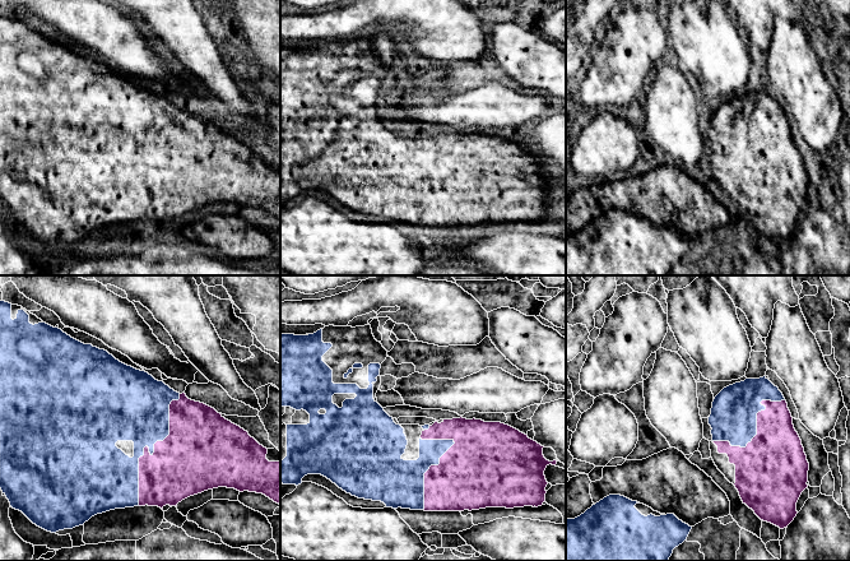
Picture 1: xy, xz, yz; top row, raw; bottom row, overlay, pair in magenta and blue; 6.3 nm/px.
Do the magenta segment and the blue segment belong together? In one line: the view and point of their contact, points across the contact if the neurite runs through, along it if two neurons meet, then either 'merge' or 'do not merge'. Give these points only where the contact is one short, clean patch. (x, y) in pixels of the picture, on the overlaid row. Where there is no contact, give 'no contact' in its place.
contact xy (149, 453); merge

